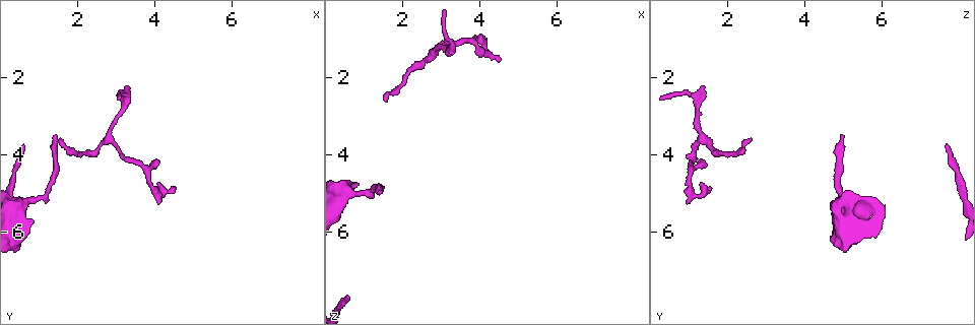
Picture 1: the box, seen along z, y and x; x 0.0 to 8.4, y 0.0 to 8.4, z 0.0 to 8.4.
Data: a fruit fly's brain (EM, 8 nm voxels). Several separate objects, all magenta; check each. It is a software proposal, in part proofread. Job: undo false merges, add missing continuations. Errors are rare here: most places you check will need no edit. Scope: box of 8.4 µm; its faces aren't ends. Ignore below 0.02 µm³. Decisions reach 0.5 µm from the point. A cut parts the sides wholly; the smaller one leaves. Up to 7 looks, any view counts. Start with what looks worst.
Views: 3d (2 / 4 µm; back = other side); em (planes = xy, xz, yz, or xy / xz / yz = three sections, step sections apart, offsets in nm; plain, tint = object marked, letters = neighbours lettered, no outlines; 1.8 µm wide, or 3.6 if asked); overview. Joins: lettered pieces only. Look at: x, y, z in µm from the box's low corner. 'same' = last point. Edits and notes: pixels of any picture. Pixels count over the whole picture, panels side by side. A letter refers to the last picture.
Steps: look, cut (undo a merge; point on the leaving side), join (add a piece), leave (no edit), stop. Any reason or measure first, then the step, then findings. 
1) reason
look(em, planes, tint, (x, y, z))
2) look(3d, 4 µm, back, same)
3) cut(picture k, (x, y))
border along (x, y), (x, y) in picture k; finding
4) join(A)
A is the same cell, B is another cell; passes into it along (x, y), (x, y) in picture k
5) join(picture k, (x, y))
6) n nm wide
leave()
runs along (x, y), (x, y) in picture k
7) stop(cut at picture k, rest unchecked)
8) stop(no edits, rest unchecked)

look(em, planes, tint, (0.80, 5.90, 4.75))

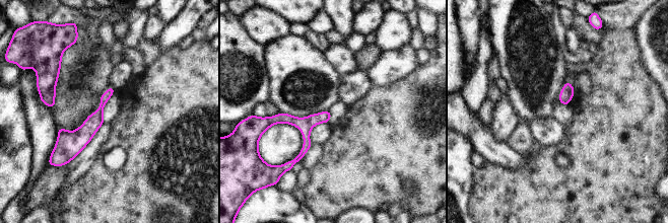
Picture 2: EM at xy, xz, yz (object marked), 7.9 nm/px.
look(em, planes, letters, same)

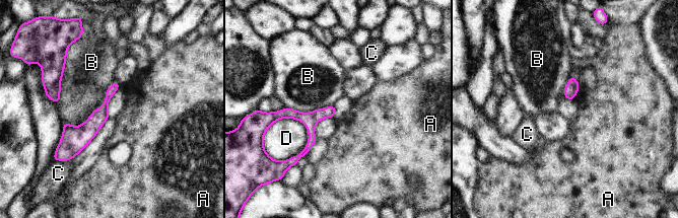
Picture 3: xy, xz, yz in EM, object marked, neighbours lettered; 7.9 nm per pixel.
leave()
A, B, C and D are other cells; border along (117, 80), (82, 123), (64, 122) in picture 3; no lettered piece goes on from it

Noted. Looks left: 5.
thin end
look(em, planes, letters, (4.50, 4.80, 1.55))

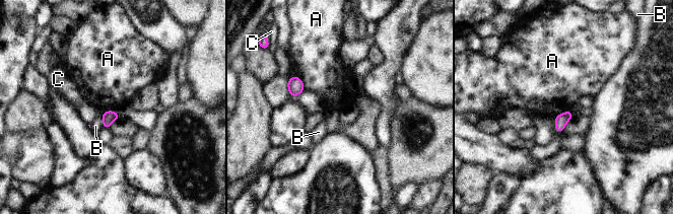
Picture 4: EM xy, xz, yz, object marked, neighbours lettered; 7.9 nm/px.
leave()
A, B and C are other cells; border along (103, 112), (115, 111), (120, 115) in picture 4; none of them fits

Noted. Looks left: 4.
tapers out
look(em, planes, plain, (1.45, 3.50, 4.95))

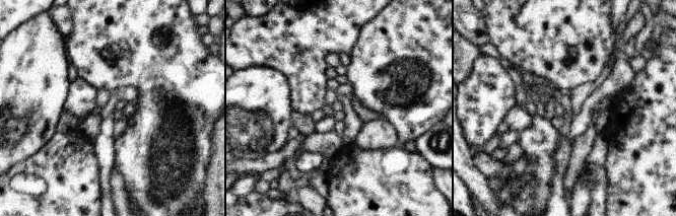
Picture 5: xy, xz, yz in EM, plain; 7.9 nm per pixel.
see the neighbours
look(em, planes, letters, same)

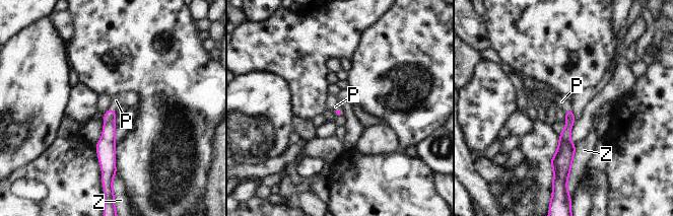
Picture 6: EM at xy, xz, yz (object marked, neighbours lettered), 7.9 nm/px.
join(picture 6, (116, 100))
P is the same cell, Z is another cell; passes into it along (106, 147), (104, 116), (116, 100) in picture 6; it goes on there

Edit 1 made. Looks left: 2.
stop(join at picture 6, rest unchecked)

